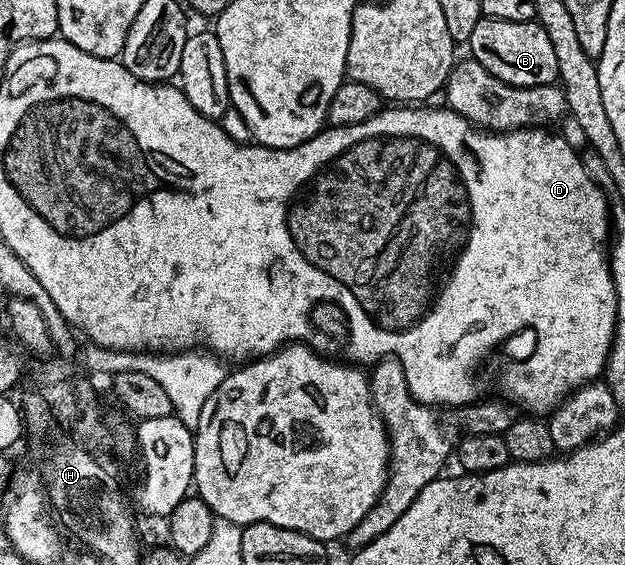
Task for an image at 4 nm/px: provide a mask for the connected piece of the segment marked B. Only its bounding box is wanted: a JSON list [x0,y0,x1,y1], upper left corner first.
[467,18,559,88]

